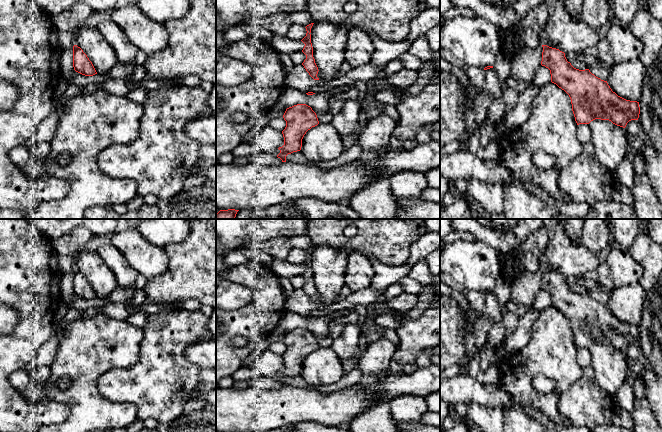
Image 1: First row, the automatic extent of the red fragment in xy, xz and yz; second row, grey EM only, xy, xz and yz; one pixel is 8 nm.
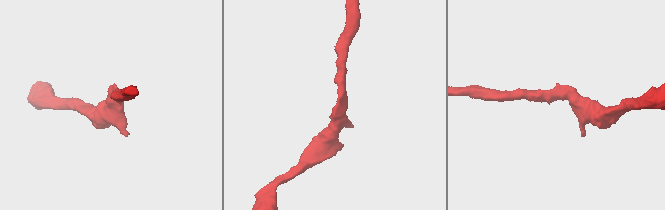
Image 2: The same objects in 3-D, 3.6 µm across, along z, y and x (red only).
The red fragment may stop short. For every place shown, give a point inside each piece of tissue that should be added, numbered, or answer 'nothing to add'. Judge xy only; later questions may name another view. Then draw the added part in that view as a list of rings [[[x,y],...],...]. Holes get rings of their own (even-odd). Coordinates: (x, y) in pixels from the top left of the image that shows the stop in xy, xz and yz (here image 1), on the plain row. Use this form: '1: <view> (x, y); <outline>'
nothing to add

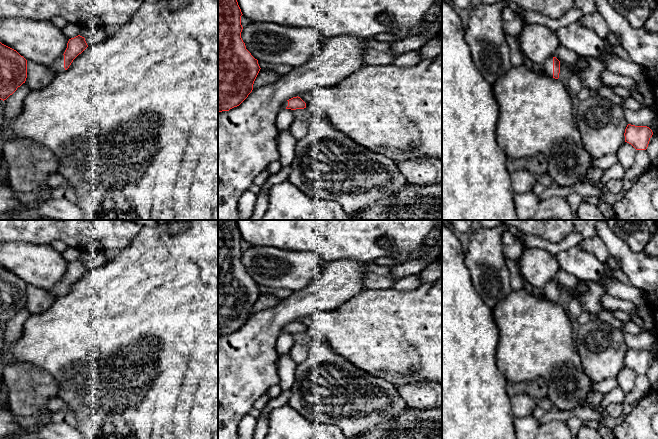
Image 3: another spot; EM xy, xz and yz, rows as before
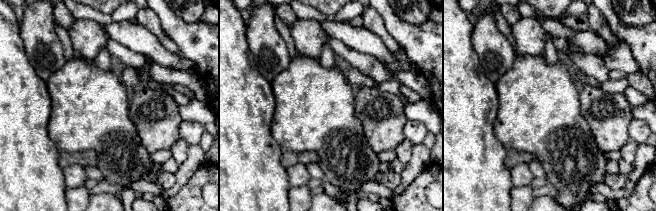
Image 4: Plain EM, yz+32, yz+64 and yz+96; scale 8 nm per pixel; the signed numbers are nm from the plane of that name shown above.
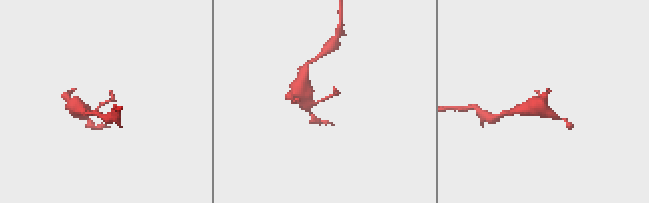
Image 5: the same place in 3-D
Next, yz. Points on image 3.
1: yz (547, 291); [[[549,281],[542,292],[546,299],[553,301],[553,281]]]

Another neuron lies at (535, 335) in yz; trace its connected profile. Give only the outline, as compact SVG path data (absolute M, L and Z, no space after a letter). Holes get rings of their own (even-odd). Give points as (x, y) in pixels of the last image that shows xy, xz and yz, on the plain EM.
M525 288L511 291L492 309L499 329L496 362L509 382L528 382L543 378L548 384L548 398L554 408L570 411L582 407L594 382L585 374L580 355L574 346L570 316L564 308L546 298L535 297Z

